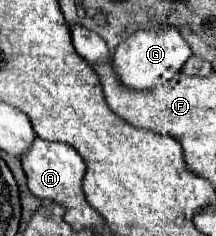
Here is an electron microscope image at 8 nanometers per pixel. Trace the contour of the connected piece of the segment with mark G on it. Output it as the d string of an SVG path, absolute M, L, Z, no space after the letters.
M166 27L162 31L136 31L116 47L112 67L122 85L126 85L128 89L144 91L160 87L168 79L172 79L184 67L190 55L192 51L176 27Z

